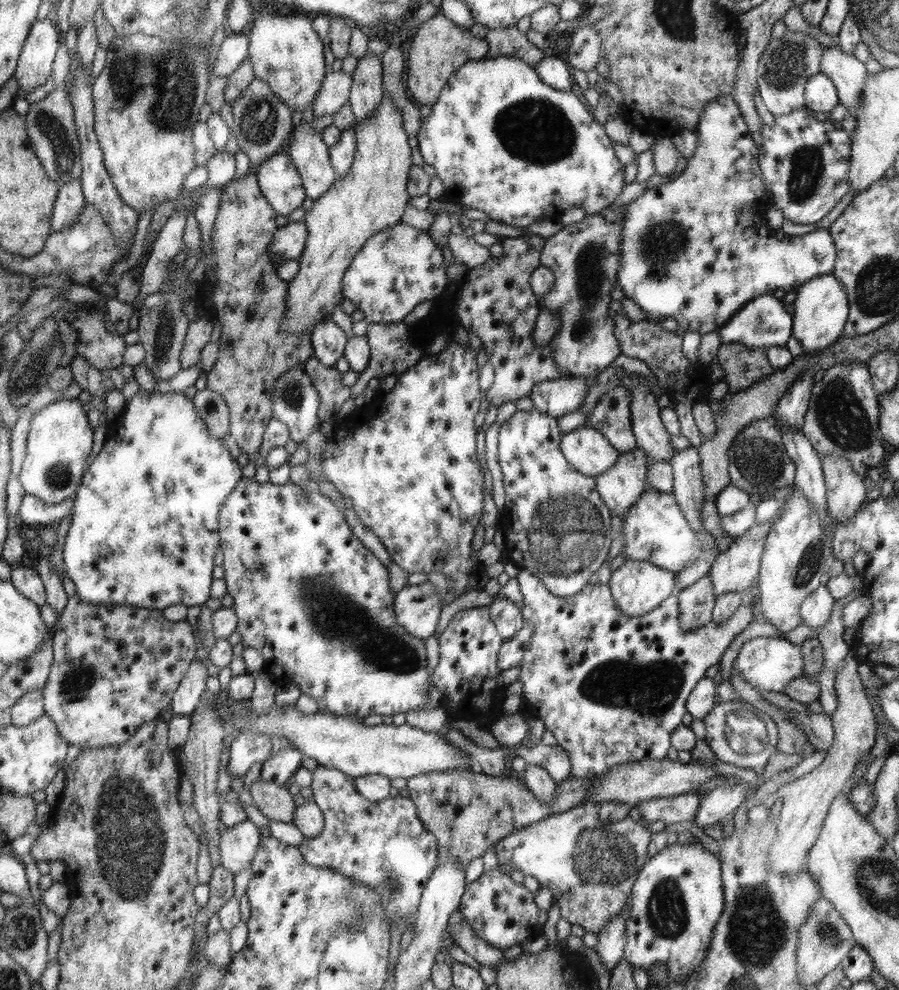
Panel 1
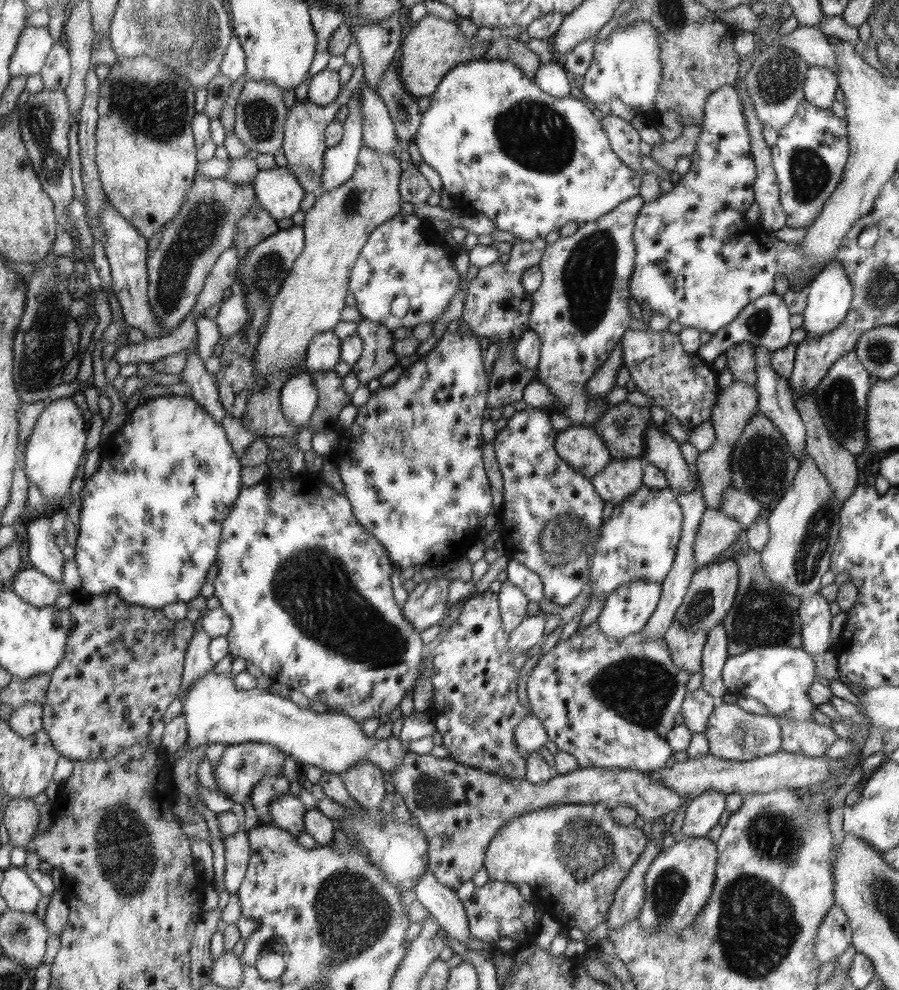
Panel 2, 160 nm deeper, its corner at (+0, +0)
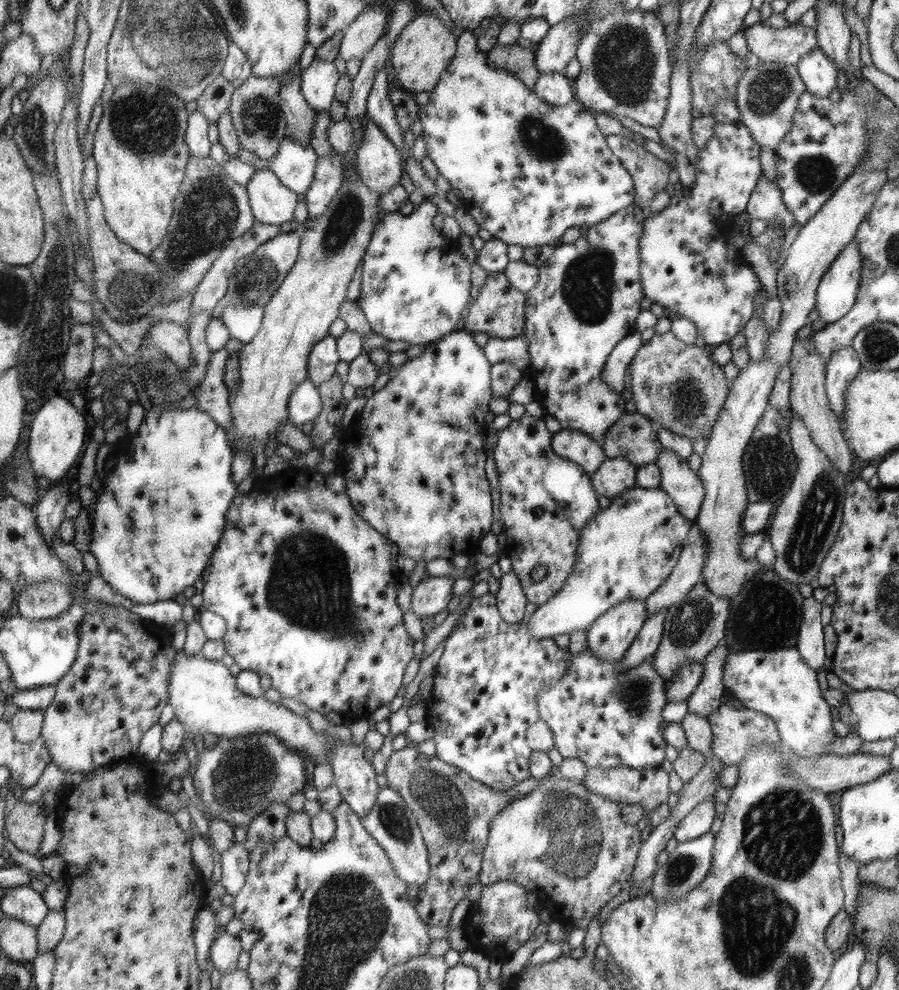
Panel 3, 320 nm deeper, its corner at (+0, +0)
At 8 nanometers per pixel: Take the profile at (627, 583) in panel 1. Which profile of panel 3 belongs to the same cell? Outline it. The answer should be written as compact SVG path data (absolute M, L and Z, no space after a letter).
M626 600L610 608L586 630L586 646L598 660L623 658L646 622L646 600Z

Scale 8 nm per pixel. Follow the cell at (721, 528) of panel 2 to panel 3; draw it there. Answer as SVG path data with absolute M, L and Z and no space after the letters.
M692 521L686 536L686 545L678 555L674 570L653 594L645 599L648 617L680 603L689 594L702 578L707 552L706 539L696 522Z

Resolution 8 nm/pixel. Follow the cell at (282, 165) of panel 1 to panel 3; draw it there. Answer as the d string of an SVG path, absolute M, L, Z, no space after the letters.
M257 170L247 184L247 192L256 221L280 226L294 220L298 193L284 185L271 170Z

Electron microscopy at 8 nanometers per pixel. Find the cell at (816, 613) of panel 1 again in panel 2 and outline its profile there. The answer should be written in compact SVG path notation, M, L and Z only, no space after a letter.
M816 592L814 596L802 598L799 607L801 619L801 647L813 657L834 649L830 637L830 623L833 615L830 603Z

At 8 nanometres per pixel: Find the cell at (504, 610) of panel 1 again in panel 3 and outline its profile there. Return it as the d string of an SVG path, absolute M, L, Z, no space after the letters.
M510 571L505 572L499 580L500 589L495 595L495 600L501 617L510 624L525 620L527 594L522 590L519 578L514 571Z

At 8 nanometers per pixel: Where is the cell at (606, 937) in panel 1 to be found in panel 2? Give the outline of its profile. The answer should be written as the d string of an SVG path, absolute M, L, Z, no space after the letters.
M662 837L649 838L637 863L632 865L630 872L616 889L614 900L607 912L609 930L620 928L620 925L633 921L639 916L645 901L645 872L648 872L651 862L657 854L660 854L663 842Z

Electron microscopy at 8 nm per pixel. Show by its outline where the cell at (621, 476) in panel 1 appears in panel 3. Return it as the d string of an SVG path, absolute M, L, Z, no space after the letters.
M606 457L600 468L590 475L590 479L599 496L612 500L626 490L637 487L636 476L637 467L628 460Z

